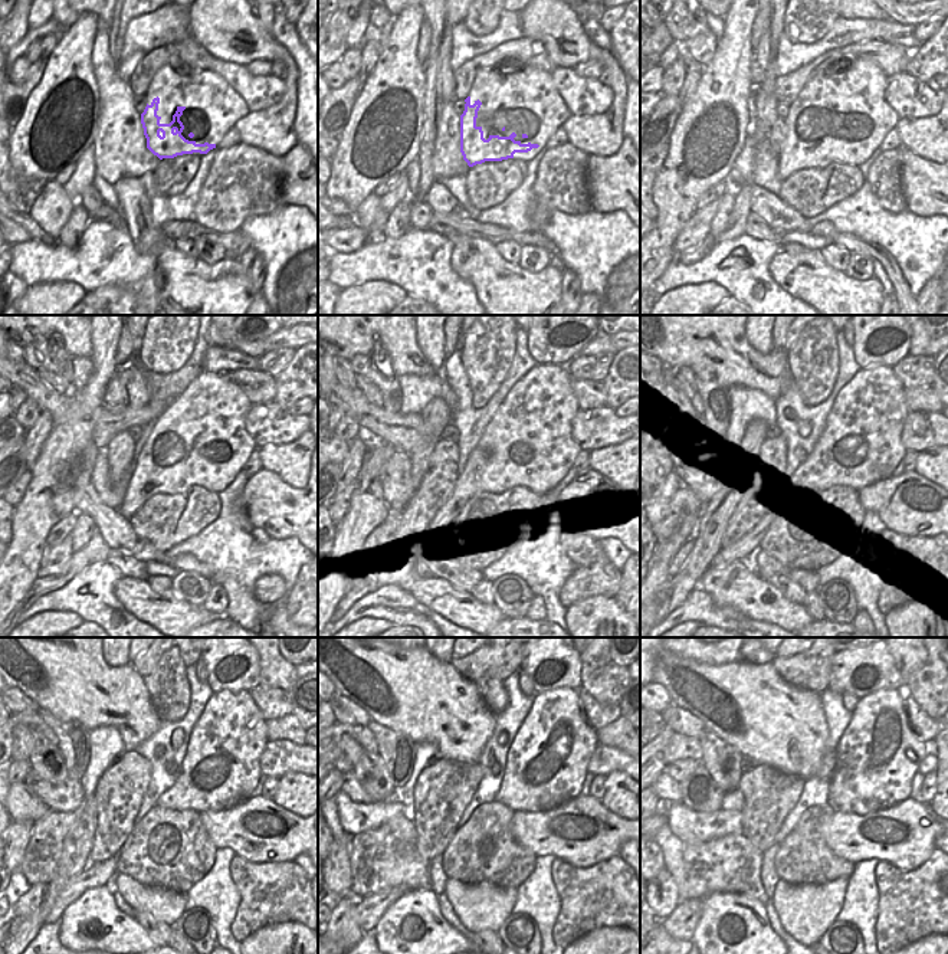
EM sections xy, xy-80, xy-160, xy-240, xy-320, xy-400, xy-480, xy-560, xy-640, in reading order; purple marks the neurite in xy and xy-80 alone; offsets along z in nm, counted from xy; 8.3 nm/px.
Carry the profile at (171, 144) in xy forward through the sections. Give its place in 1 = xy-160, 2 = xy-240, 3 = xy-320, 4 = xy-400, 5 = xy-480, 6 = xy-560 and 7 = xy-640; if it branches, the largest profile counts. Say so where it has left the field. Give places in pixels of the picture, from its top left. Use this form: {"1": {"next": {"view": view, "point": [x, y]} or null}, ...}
{"1": {"next": {"view": "xy-160", "point": [799, 151]}}, "2": {"next": {"view": "xy-240", "point": [154, 474]}}, "3": {"next": {"view": "xy-320", "point": [476, 476]}}, "4": {"next": {"view": "xy-400", "point": [804, 478]}}, "5": {"next": {"view": "xy-480", "point": [97, 874]}}, "6": {"next": {"view": "xy-560", "point": [370, 910]}}, "7": {"next": {"view": "xy-640", "point": [681, 924]}}}

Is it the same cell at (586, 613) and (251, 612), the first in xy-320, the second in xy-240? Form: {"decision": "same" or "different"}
{"decision": "different"}

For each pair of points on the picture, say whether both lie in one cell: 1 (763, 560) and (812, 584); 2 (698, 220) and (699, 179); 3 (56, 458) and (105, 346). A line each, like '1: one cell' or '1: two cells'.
1: one cell
2: two cells
3: one cell

